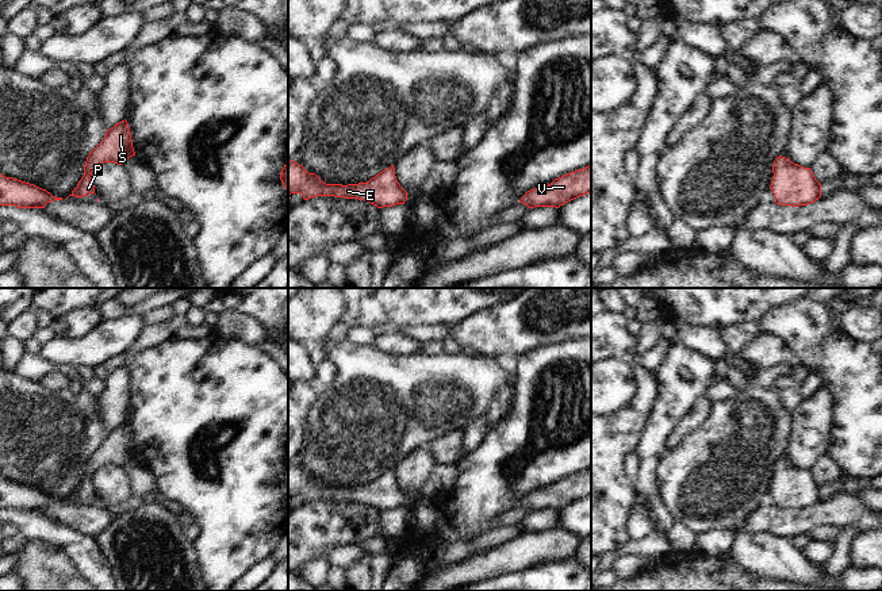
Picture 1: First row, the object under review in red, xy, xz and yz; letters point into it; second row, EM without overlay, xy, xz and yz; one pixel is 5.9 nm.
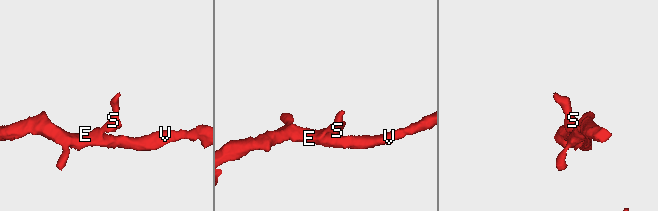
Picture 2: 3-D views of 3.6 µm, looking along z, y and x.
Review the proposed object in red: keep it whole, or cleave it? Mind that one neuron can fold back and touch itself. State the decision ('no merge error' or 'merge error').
no merge error

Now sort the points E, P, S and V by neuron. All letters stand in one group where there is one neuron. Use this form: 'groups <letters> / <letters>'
groups E P S V

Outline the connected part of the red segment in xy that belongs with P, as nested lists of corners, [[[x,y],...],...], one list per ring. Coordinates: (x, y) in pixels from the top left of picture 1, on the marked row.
[[[124,119],[107,130],[104,139],[89,153],[84,165],[84,176],[69,196],[83,197],[95,193],[95,185],[91,181],[95,168],[104,162],[122,165],[133,156],[135,151],[131,133]]]

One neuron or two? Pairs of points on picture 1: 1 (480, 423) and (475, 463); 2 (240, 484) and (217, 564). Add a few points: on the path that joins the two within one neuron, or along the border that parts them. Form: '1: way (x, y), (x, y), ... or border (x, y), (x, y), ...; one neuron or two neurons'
1: border (490, 428), (480, 442), (464, 456); two neurons
2: way (240, 505), (240, 526), (229, 544); one neuron

